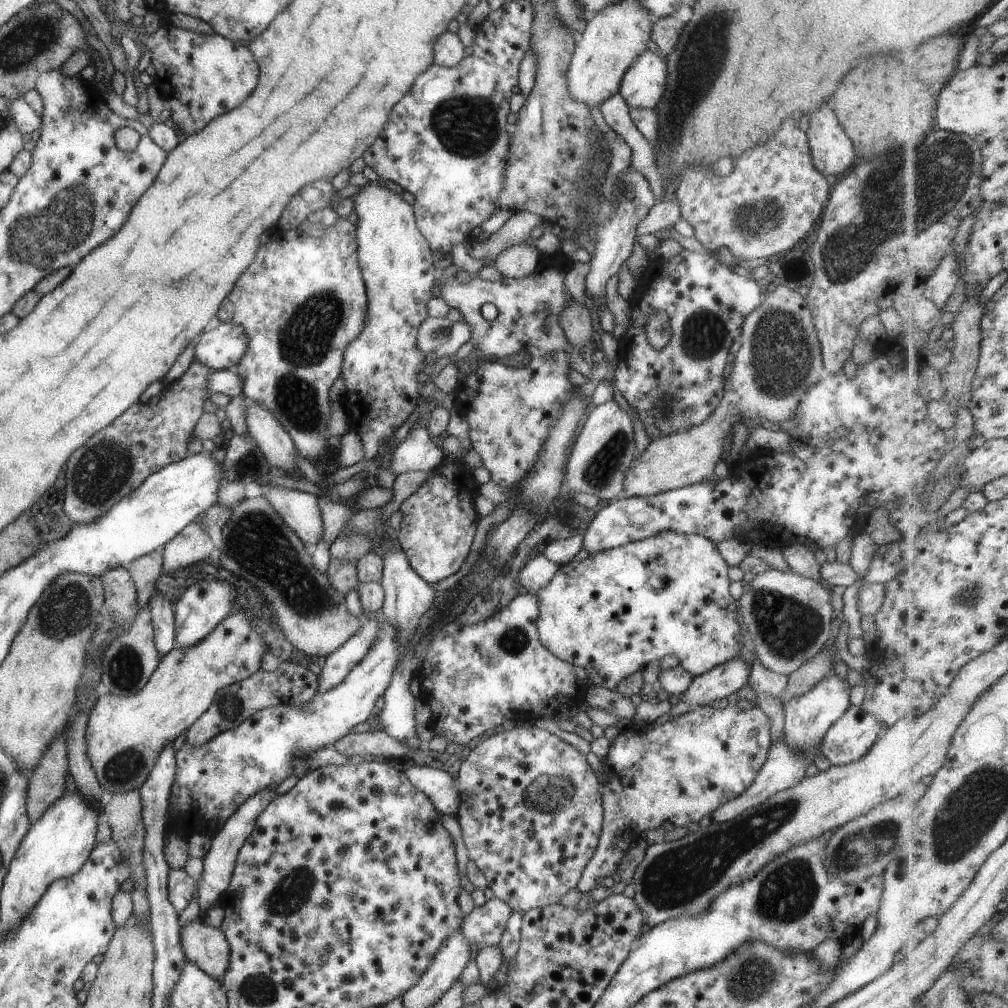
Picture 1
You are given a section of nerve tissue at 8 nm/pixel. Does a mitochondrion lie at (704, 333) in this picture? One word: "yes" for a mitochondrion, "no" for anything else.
yes

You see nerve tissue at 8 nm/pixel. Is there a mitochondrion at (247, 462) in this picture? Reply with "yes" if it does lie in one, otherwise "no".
yes

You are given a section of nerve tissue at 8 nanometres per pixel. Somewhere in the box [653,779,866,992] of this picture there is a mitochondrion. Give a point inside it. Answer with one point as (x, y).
(787, 893)

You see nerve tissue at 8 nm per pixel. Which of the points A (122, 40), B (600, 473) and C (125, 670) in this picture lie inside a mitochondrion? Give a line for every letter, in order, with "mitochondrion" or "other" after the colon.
A: other
B: mitochondrion
C: mitochondrion

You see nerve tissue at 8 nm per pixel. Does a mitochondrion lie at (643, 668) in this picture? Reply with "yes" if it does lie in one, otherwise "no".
no

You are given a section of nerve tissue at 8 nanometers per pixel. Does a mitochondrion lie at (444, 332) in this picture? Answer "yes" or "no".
yes

